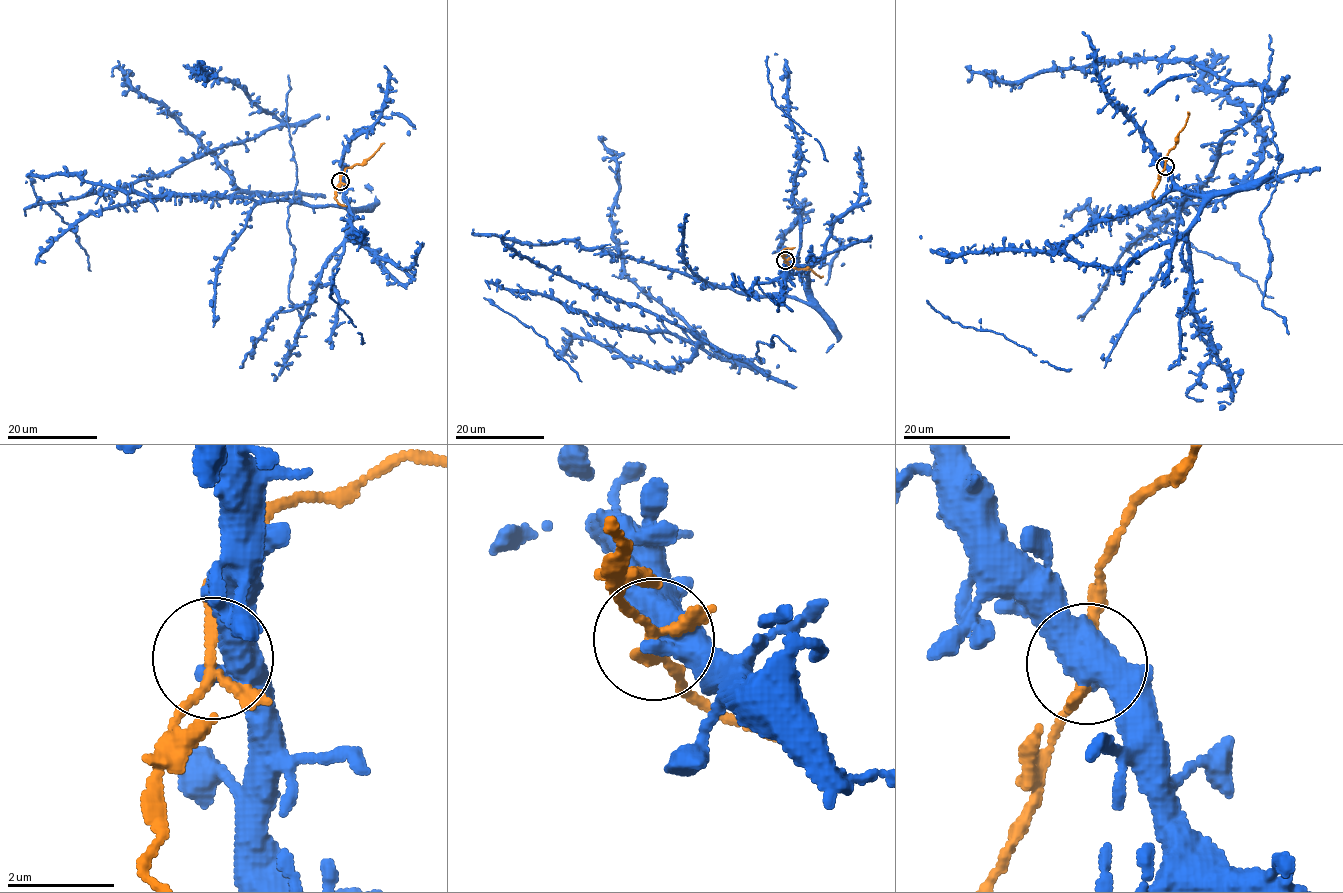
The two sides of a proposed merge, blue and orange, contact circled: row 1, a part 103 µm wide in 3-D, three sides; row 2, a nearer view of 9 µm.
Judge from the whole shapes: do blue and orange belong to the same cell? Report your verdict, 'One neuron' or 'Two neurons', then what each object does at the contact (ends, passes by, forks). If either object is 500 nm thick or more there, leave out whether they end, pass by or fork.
Two neurons. At the ring blue passes by. At the ring orange forks

